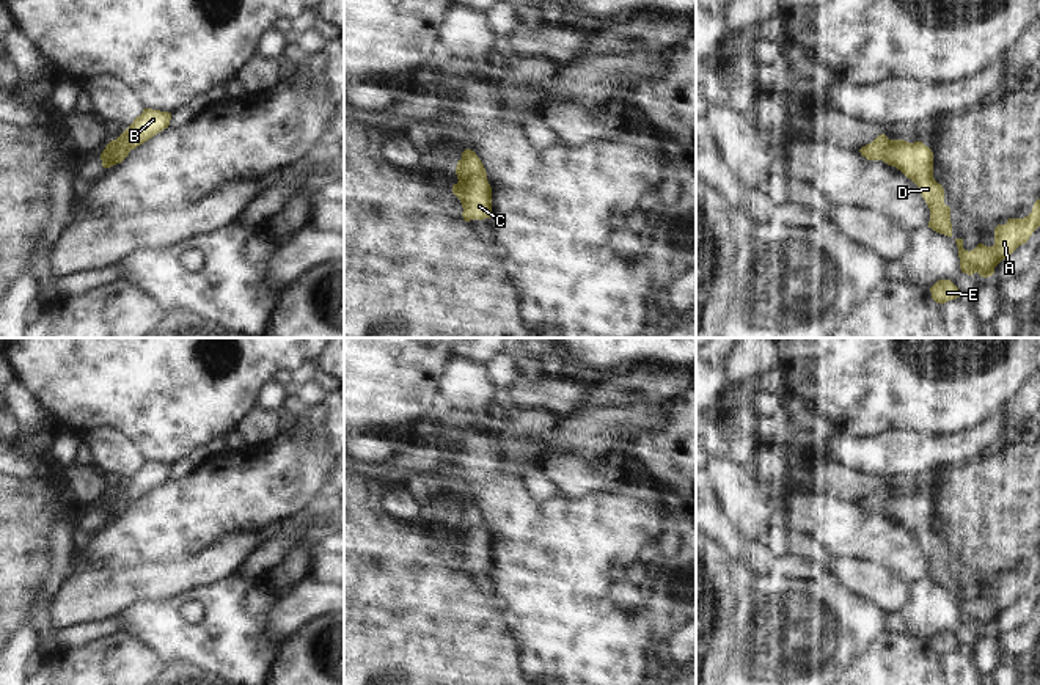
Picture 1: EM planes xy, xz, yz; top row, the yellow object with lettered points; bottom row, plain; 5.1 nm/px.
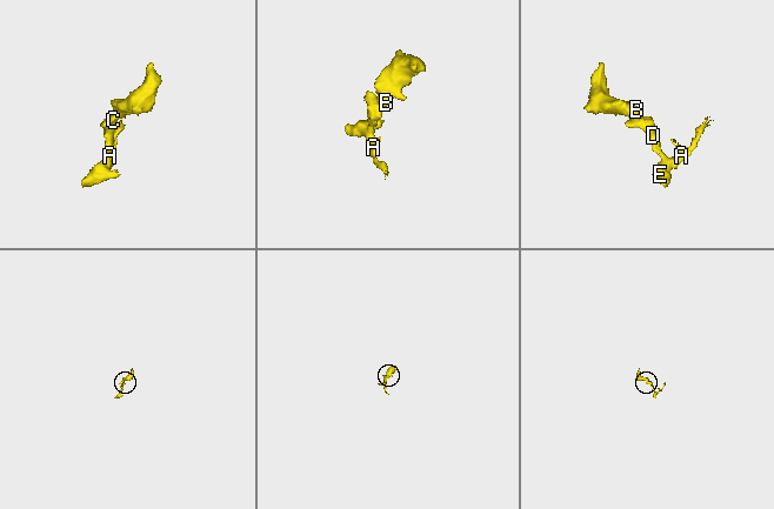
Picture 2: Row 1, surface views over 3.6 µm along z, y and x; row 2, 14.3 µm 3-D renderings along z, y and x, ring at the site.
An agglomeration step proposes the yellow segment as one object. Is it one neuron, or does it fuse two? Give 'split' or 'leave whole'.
split

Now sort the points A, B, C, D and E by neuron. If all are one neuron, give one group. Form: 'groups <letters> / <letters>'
groups A C D E / B

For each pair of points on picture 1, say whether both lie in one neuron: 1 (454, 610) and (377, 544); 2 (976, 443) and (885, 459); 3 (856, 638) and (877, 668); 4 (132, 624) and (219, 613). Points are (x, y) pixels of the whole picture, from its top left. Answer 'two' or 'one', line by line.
1: one
2: one
3: two
4: one

